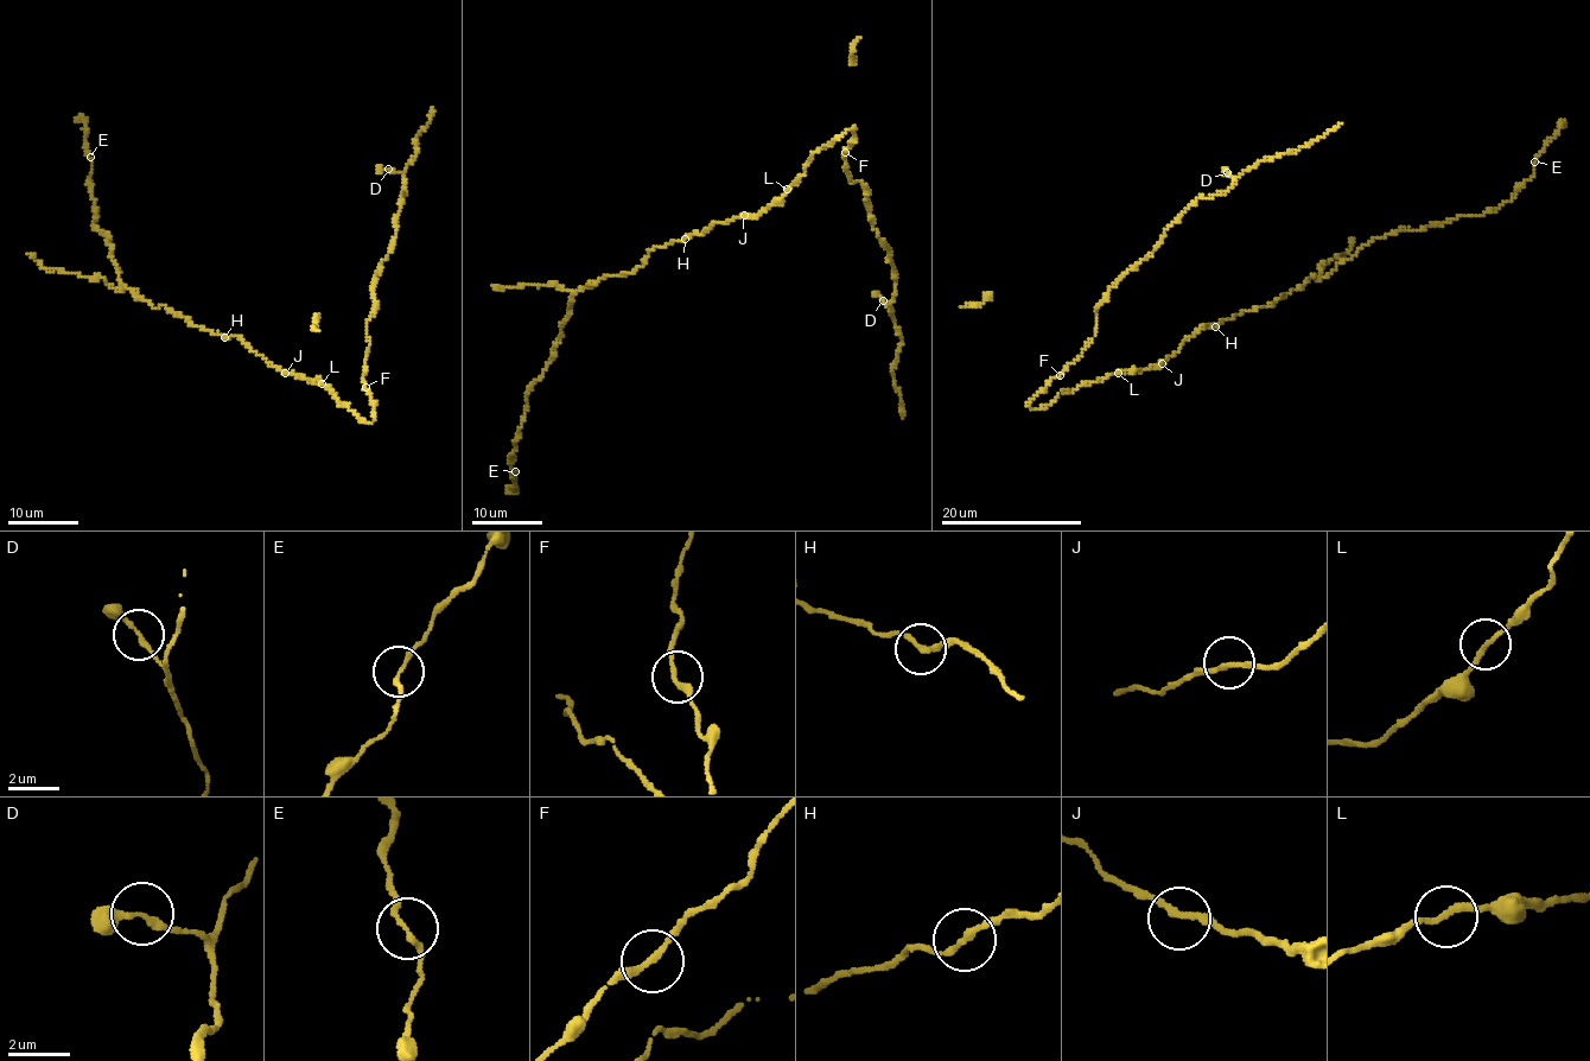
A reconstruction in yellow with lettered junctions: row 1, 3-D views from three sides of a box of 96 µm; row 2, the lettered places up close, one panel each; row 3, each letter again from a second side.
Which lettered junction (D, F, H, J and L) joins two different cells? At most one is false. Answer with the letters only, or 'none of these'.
none of these

